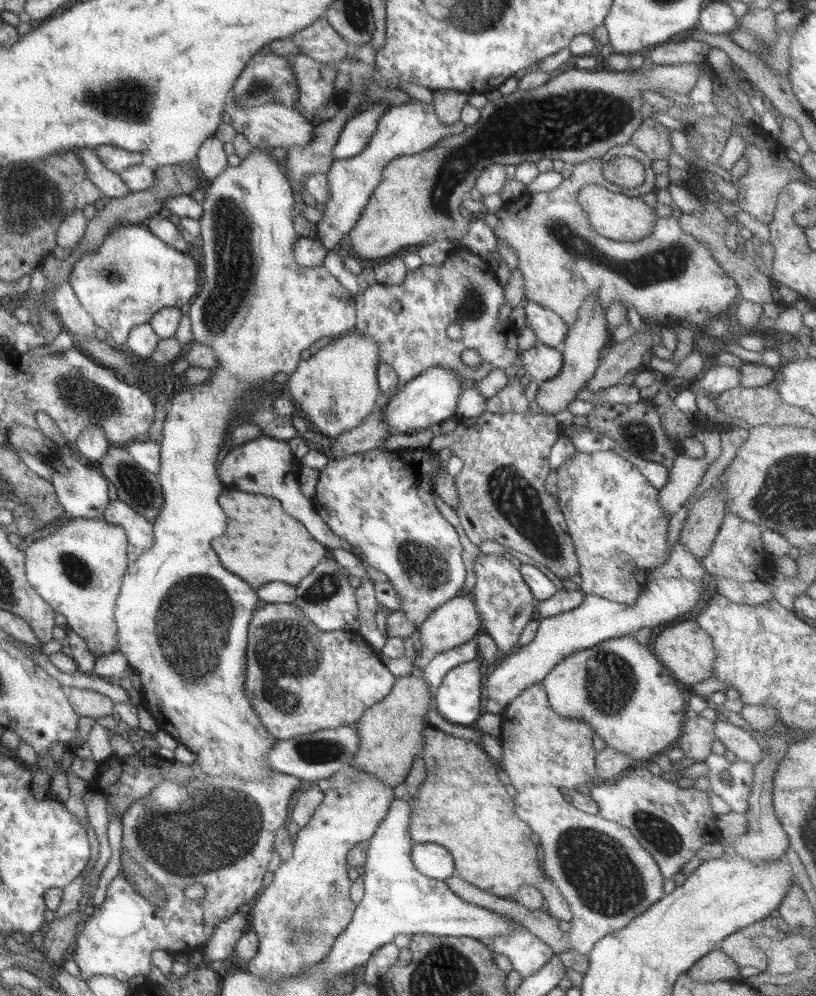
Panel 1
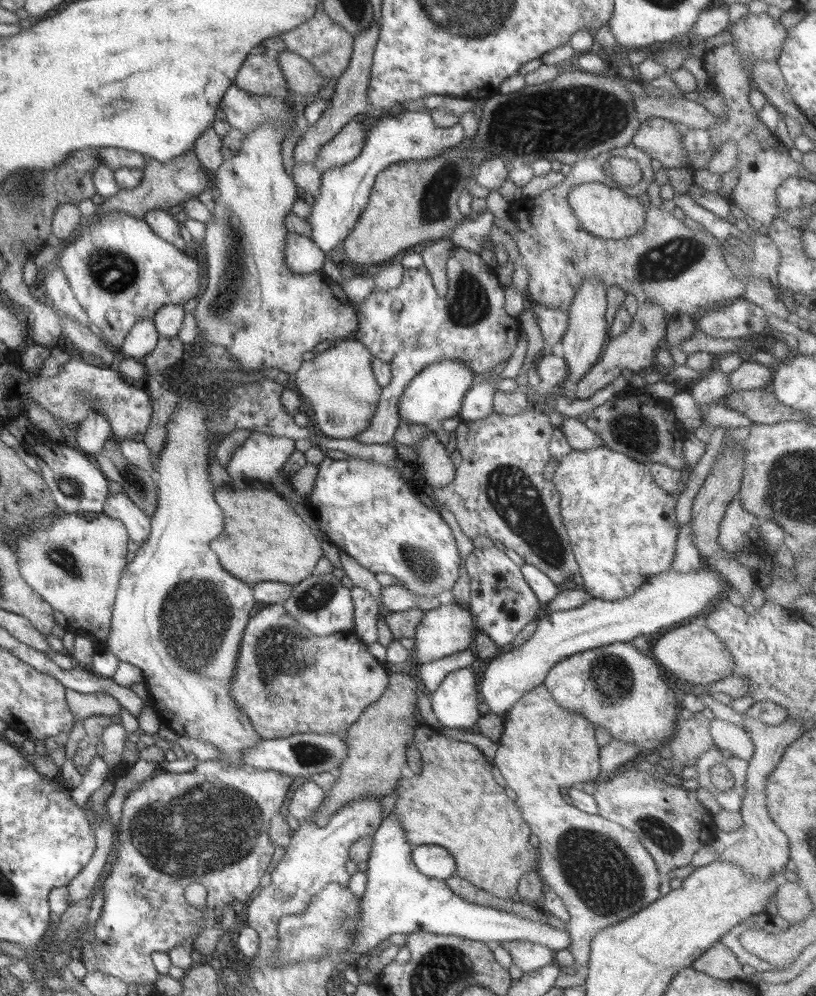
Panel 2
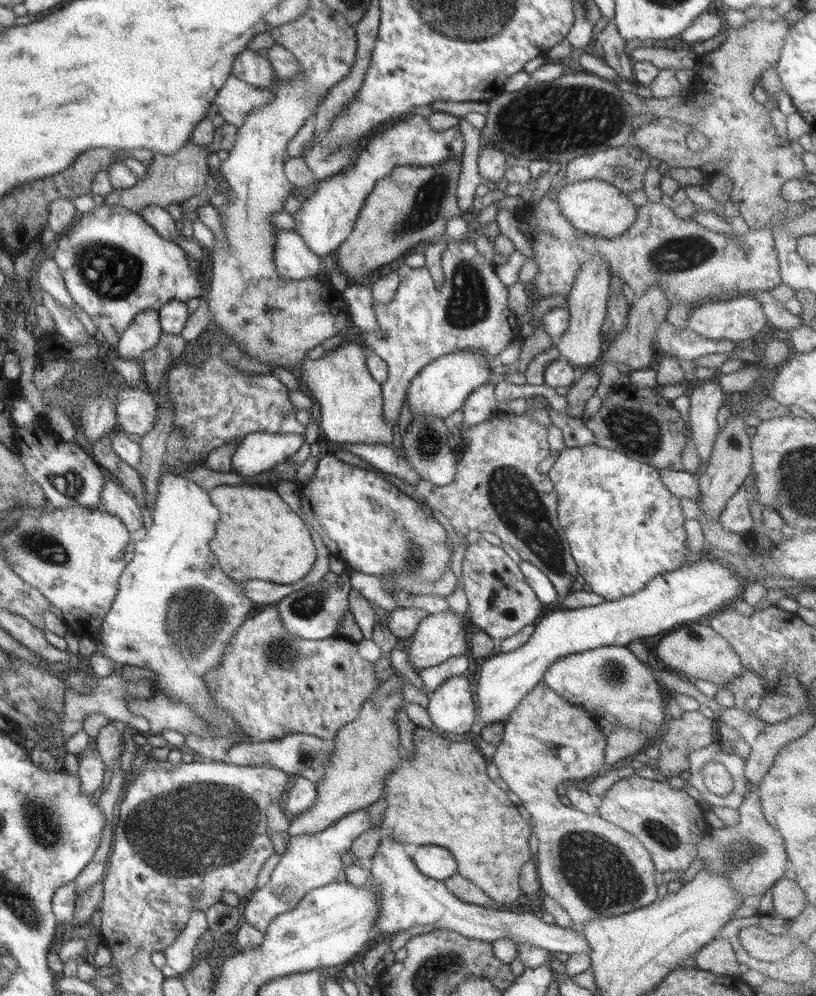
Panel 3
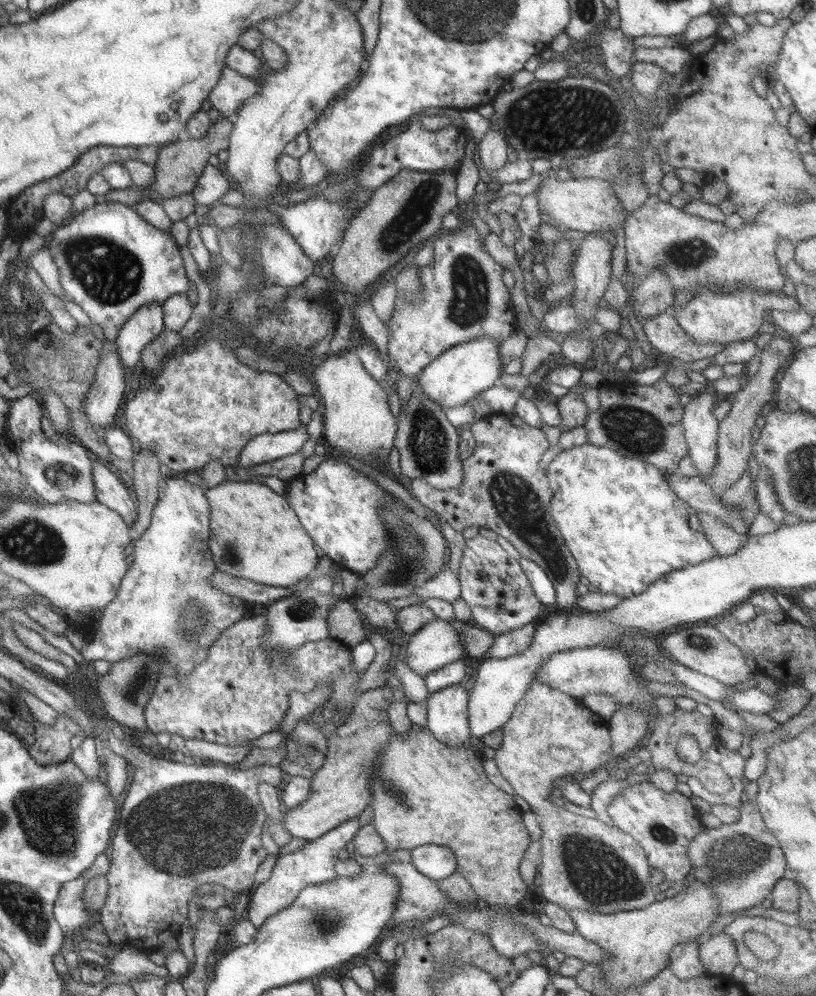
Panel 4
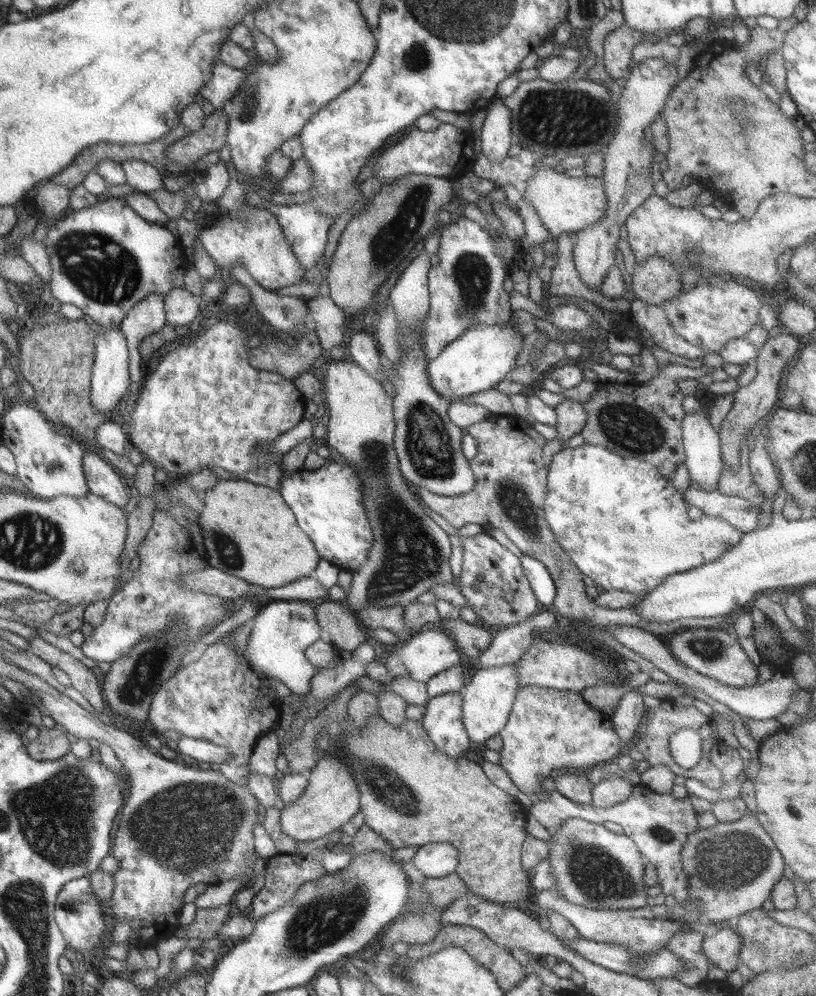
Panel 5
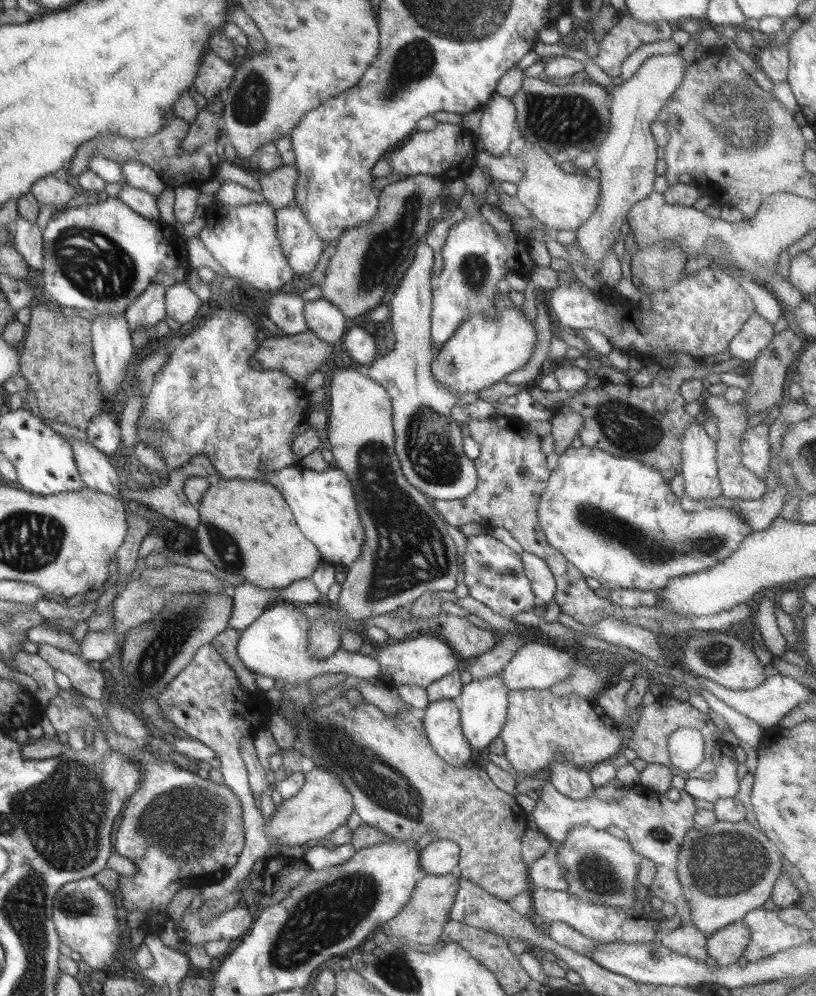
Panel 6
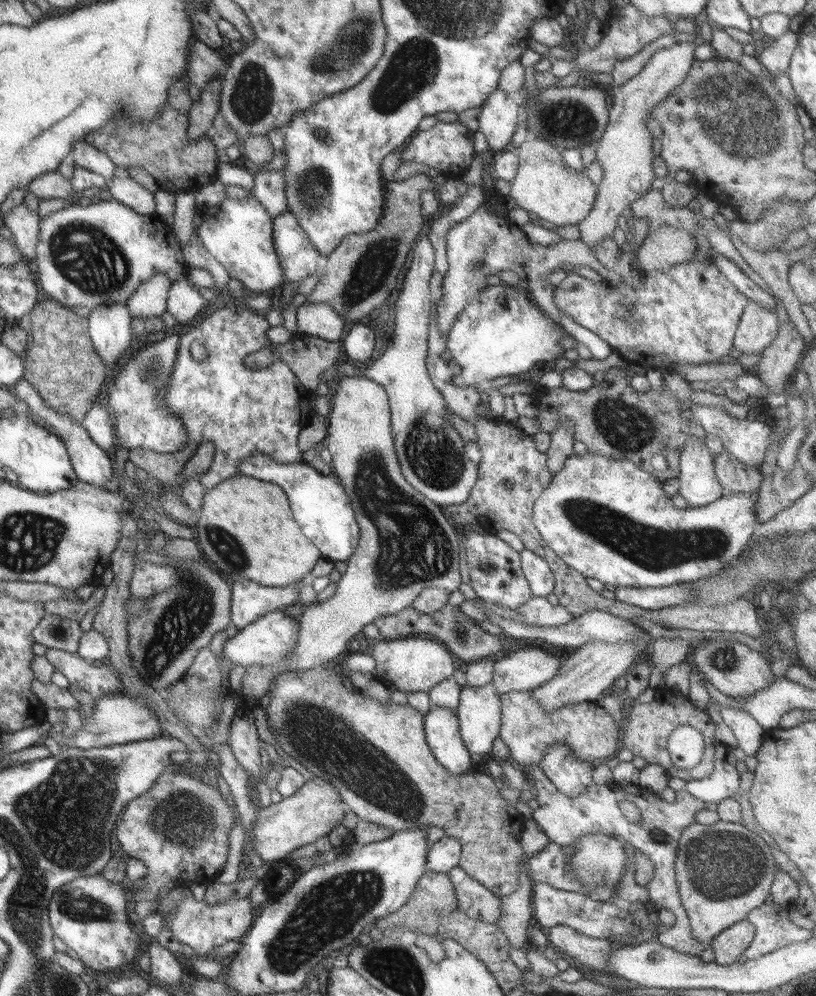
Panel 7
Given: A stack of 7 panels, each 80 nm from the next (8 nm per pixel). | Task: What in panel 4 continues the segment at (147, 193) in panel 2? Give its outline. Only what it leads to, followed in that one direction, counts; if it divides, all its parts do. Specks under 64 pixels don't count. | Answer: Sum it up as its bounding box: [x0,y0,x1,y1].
[105,116,233,209]

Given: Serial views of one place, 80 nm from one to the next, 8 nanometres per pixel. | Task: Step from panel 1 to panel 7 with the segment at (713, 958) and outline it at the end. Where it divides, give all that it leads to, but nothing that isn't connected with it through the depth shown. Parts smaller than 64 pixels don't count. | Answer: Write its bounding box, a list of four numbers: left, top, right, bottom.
[709,919,756,966]

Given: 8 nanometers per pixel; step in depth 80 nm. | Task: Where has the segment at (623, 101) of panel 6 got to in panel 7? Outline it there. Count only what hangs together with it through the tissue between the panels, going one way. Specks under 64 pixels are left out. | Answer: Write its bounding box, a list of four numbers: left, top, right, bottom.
[577,42,696,248]

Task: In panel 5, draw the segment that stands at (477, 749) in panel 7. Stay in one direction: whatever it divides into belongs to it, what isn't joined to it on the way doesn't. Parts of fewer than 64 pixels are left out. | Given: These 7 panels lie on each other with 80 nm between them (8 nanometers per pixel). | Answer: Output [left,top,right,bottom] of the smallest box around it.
[462,663,519,743]

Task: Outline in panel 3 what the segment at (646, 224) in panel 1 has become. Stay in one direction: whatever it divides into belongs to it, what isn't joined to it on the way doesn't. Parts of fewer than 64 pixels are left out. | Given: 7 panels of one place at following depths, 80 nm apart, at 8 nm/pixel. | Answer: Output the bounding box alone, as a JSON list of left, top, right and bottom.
[557,179,639,239]

